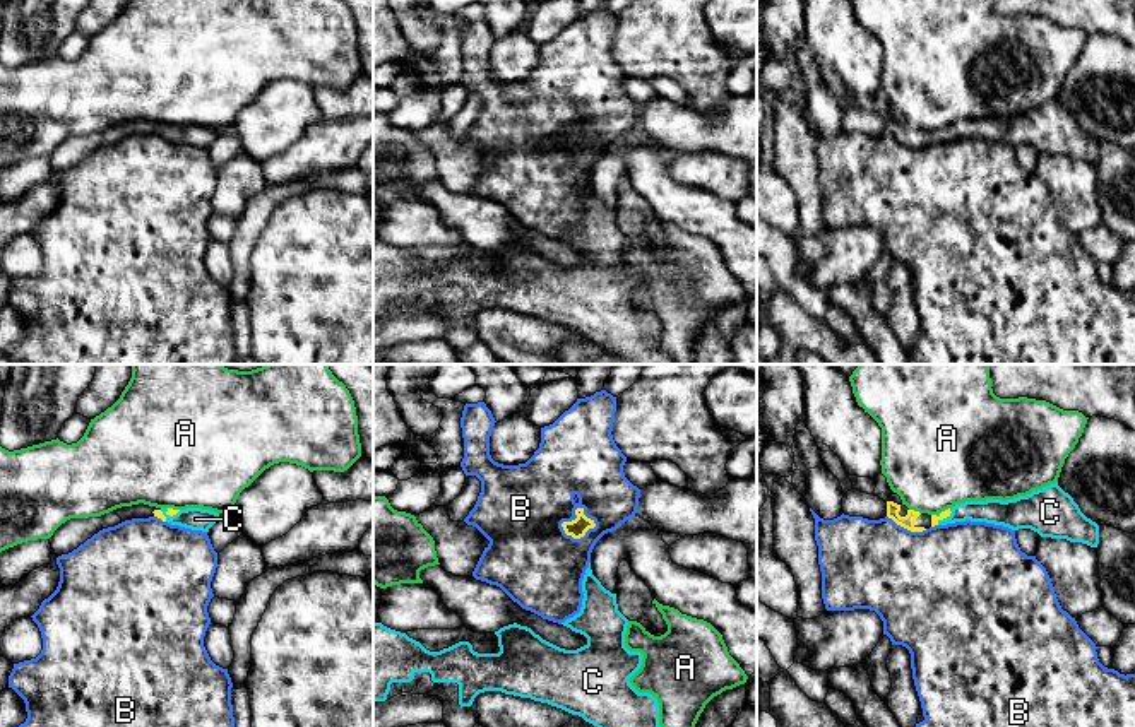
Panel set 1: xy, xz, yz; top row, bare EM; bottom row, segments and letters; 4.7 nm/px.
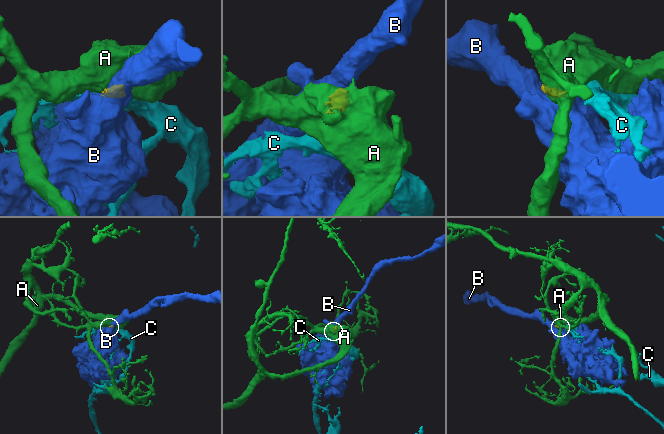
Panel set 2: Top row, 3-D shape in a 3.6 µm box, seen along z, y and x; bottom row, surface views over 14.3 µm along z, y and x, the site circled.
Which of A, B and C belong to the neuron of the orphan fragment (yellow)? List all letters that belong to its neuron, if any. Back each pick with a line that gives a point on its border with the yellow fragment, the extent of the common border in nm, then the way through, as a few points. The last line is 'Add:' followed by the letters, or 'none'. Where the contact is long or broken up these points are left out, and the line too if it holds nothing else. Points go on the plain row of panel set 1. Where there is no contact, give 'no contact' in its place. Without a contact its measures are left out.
C: xy (170, 132) | 100 nm | across xy (170, 129), (170, 132), (196, 135)
Add: C

